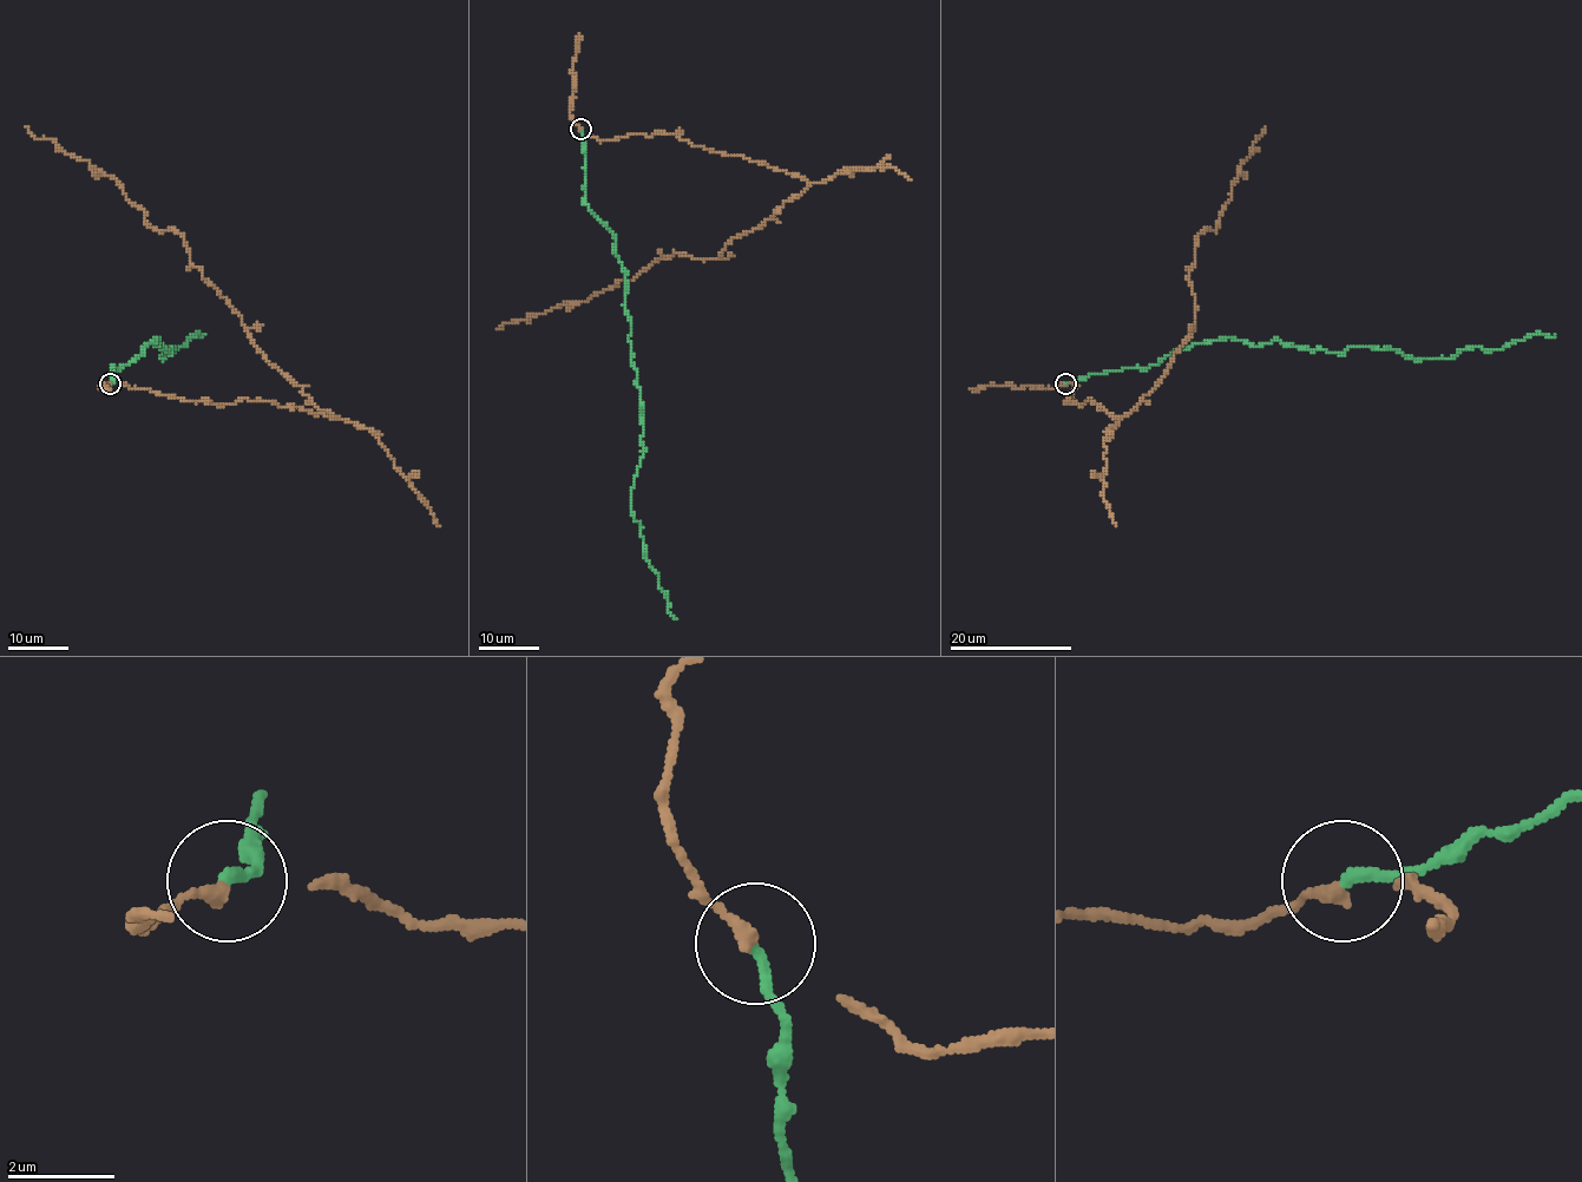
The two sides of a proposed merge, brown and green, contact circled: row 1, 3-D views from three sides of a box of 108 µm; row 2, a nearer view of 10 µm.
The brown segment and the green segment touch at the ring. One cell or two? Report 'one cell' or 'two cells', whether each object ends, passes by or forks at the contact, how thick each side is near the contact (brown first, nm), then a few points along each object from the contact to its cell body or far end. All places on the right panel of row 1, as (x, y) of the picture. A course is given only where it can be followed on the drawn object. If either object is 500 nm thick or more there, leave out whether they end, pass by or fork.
two cells; brown ends; green ends; calibres 280 and 200 nm; course brown (1064, 383), (1077, 387), (1069, 401), (1120, 419), (1166, 375), (1194, 327), (1195, 237), (1218, 229), (1266, 126); course green (1064, 383), (1147, 369), (1210, 339), (1278, 339), (1334, 353), (1391, 347), (1417, 359), (1555, 335)

